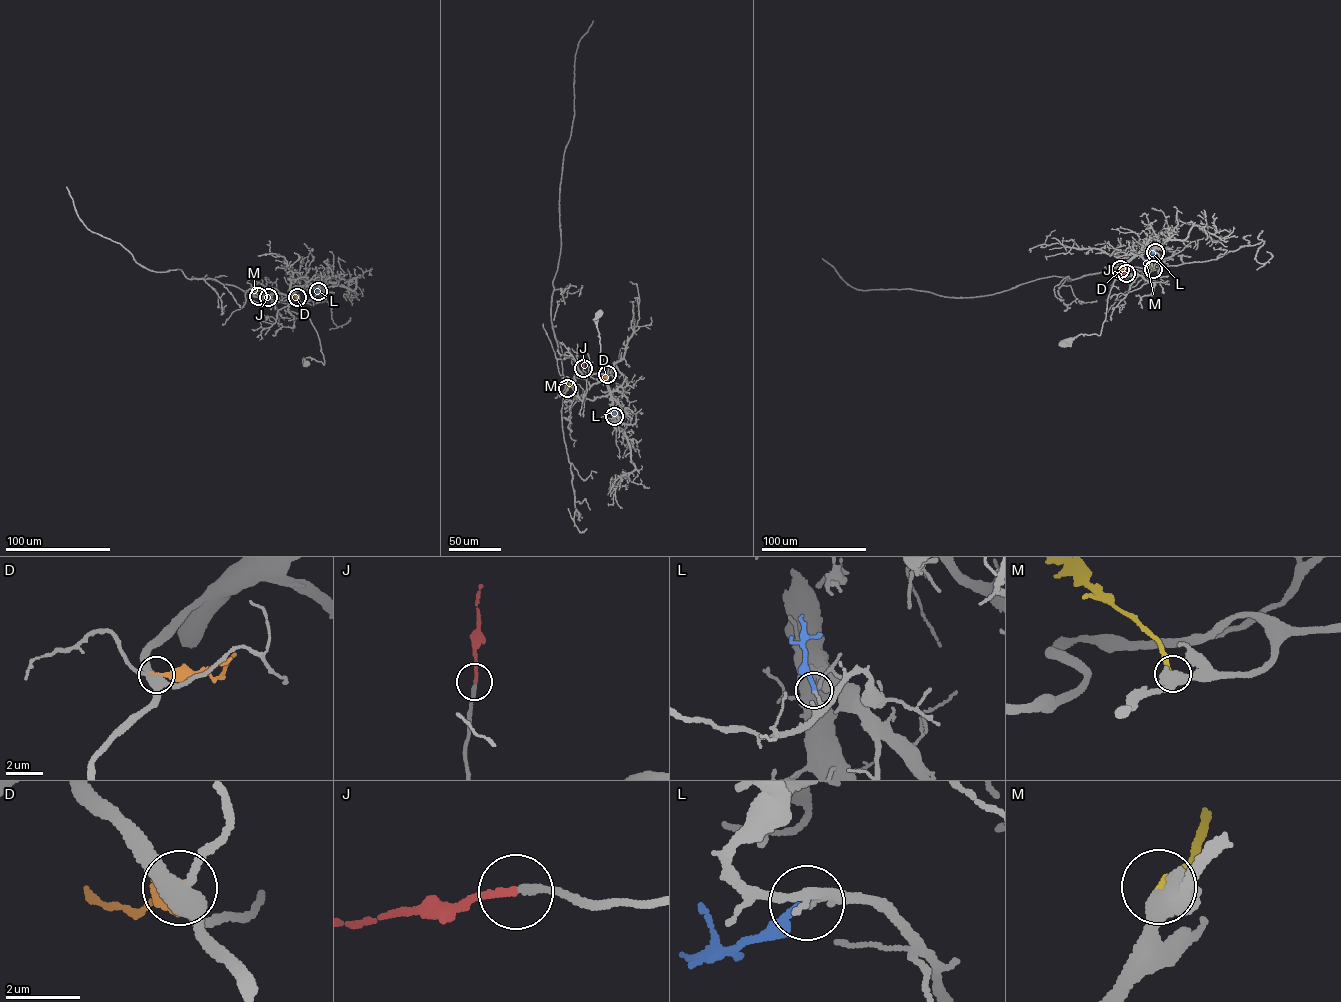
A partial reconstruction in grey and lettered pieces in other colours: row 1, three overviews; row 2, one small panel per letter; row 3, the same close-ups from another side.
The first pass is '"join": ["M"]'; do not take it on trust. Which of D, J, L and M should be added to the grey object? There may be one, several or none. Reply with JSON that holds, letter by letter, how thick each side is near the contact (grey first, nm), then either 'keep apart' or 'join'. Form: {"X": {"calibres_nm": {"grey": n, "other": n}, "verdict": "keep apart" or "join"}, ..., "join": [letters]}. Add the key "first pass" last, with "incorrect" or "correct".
{"D": {"calibres_nm": {"grey": 480, "other": 280}, "verdict": "keep apart"}, "J": {"calibres_nm": {"grey": 200, "other": 180}, "verdict": "join"}, "L": {"calibres_nm": {"grey": 120, "other": 190}, "verdict": "keep apart"}, "M": {"calibres_nm": {"grey": 360, "other": 220}, "verdict": "join"}, "join": ["J", "M"], "first pass": "incorrect"}

